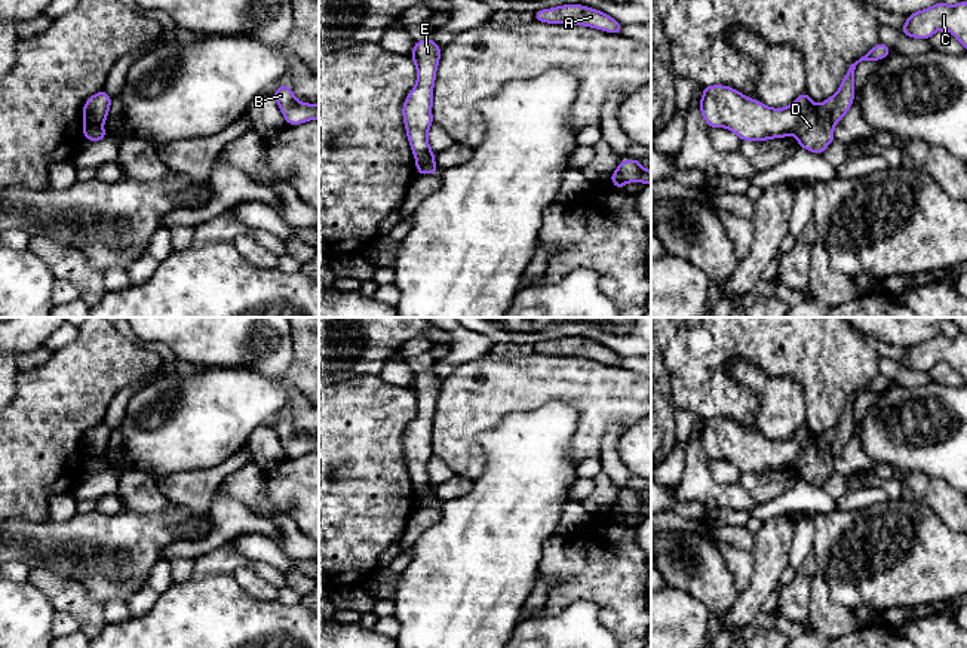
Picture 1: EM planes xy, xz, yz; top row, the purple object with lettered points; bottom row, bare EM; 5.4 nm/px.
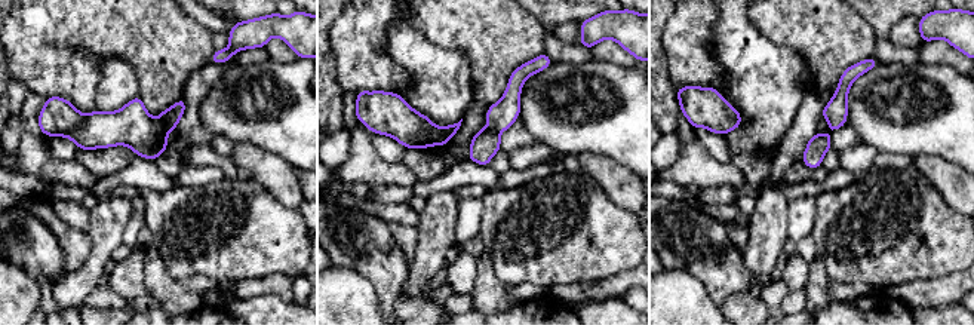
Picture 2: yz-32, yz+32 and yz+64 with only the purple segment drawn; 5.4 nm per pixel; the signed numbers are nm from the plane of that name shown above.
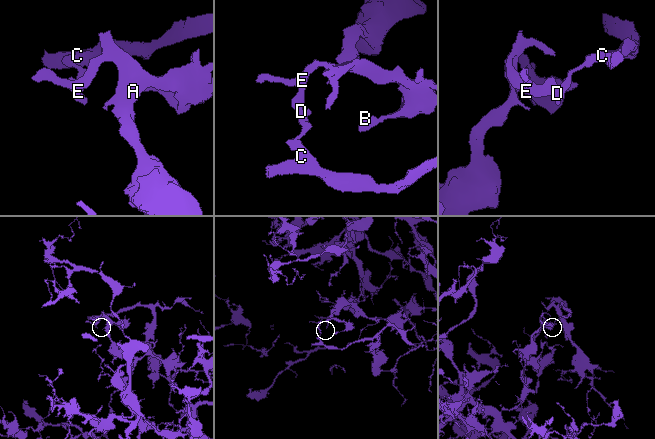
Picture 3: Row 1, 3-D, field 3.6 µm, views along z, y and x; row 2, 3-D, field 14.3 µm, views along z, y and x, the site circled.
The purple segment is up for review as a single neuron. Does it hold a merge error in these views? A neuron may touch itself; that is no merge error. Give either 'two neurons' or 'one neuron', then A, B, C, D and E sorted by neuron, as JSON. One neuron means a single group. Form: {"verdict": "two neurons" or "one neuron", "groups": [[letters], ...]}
{"verdict": "two neurons", "groups": [["A", "B", "D", "E"], ["C"]]}

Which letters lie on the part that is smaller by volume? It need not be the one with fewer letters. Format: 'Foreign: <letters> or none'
Foreign: C

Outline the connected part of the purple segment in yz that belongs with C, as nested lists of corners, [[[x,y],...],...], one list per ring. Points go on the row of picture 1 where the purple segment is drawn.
[[[940,1],[924,10],[911,13],[900,33],[914,39],[928,40],[937,30],[948,30],[967,50],[967,1],[960,1],[954,6]]]

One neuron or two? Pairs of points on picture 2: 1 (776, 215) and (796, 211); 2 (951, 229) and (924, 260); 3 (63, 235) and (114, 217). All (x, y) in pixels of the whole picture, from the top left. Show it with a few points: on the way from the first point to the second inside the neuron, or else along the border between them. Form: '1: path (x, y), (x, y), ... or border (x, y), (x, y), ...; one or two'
1: border (789, 202), (786, 238); two
2: path (943, 236), (928, 253); one
3: border (88, 233), (91, 253), (79, 267); two

